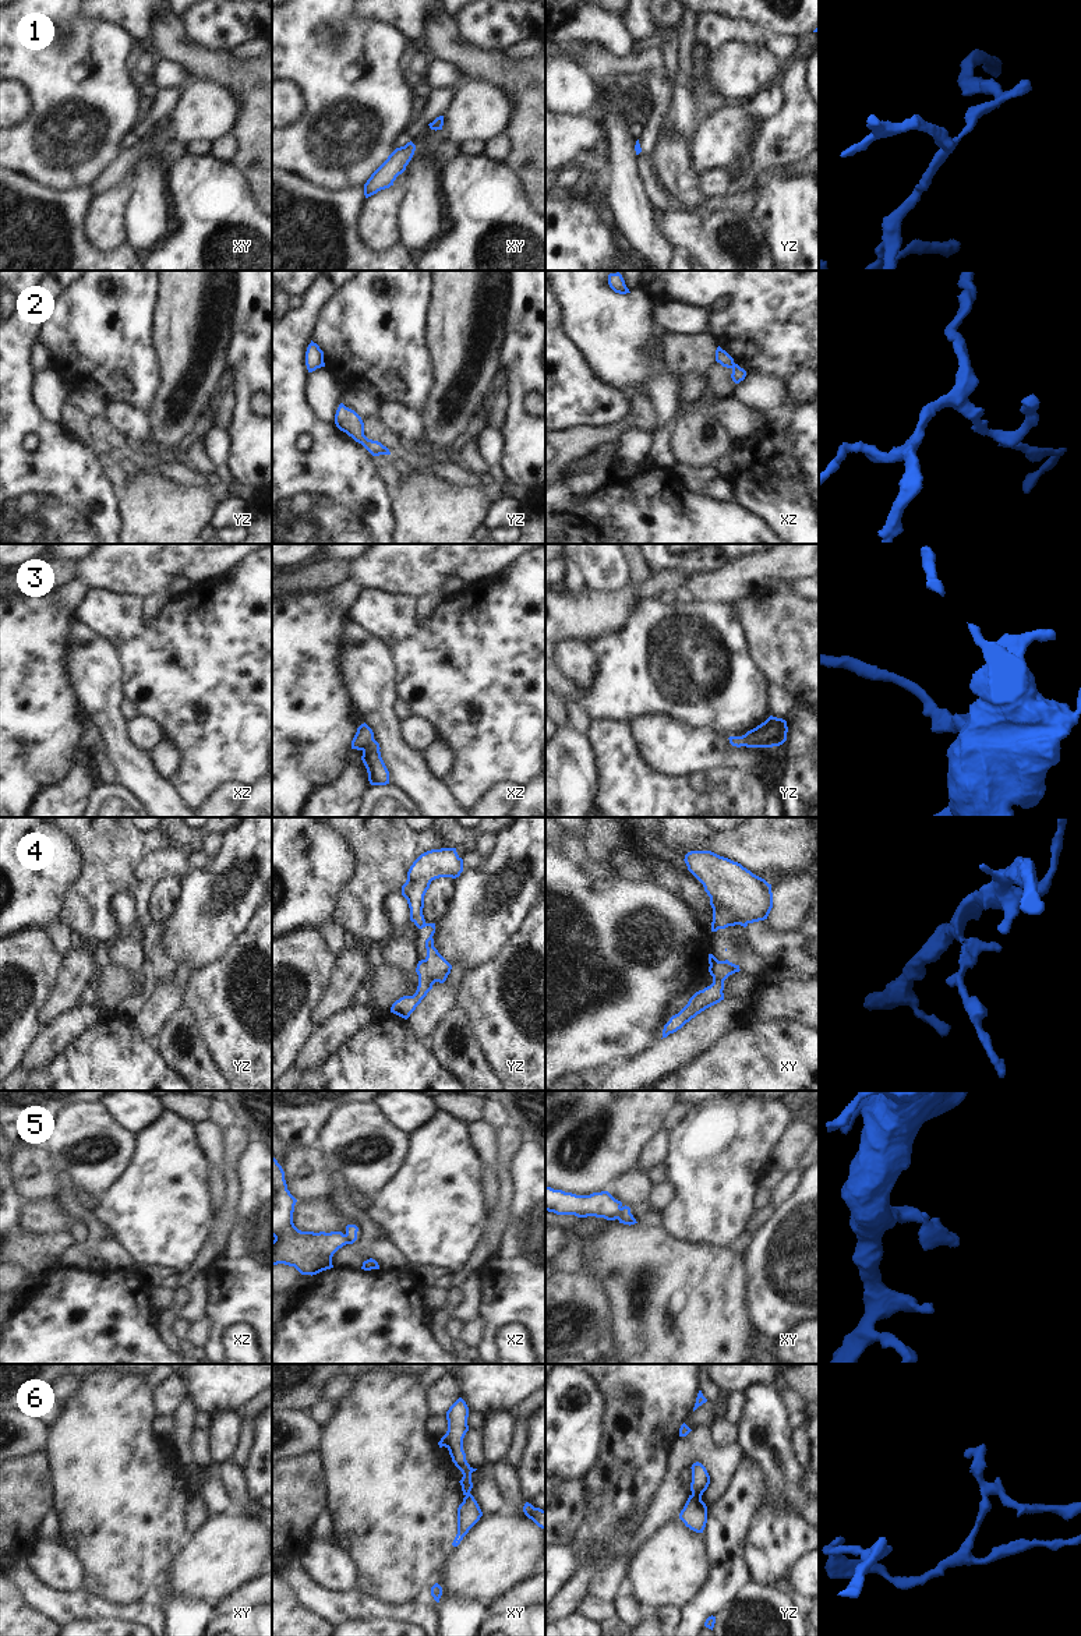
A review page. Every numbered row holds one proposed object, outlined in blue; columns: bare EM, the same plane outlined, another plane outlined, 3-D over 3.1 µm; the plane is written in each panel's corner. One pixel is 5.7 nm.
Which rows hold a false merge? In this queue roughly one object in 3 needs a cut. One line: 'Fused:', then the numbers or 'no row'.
Fused: 5, 6

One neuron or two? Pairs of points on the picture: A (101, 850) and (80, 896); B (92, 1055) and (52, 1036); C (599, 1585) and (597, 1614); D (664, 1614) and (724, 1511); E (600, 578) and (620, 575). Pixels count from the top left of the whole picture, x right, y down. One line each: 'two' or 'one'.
A: one
B: two
C: two
D: two
E: one

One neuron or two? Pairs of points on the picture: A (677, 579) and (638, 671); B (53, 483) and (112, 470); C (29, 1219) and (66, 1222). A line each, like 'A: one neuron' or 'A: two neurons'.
A: two neurons
B: two neurons
C: one neuron

